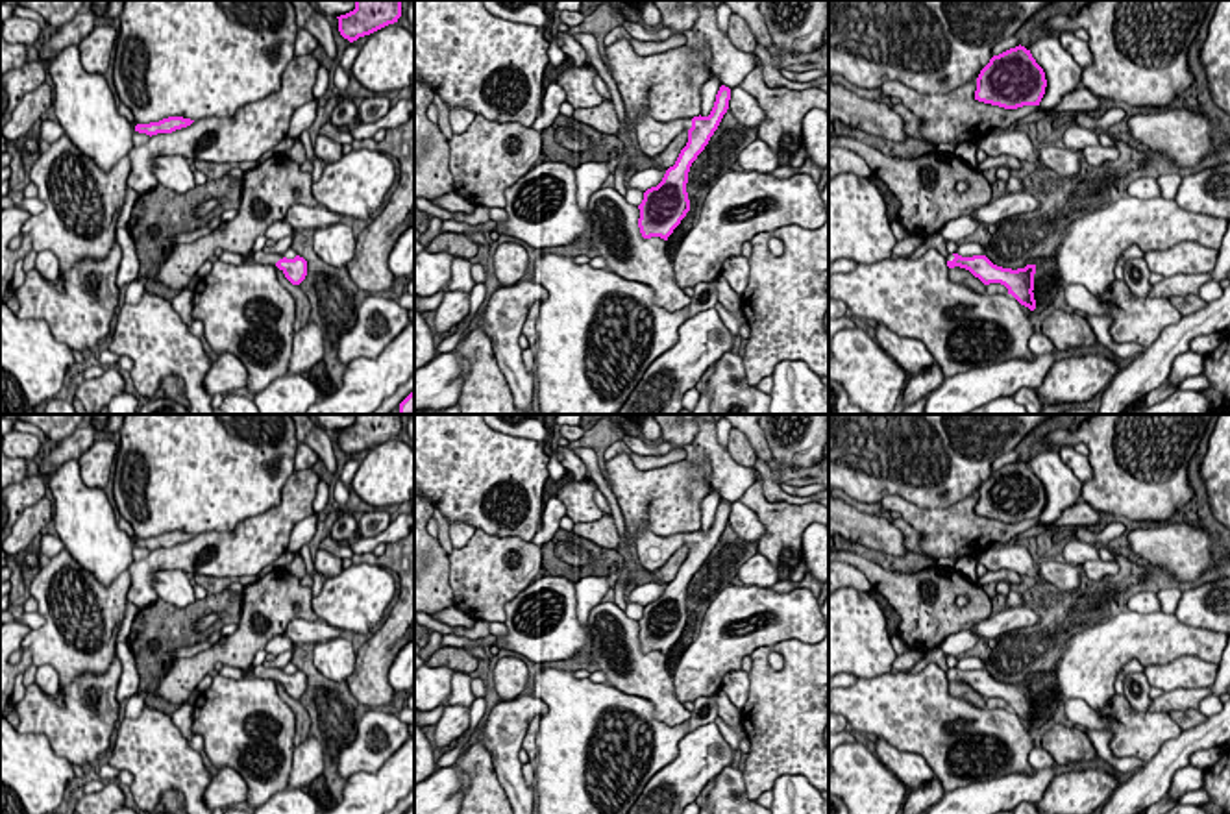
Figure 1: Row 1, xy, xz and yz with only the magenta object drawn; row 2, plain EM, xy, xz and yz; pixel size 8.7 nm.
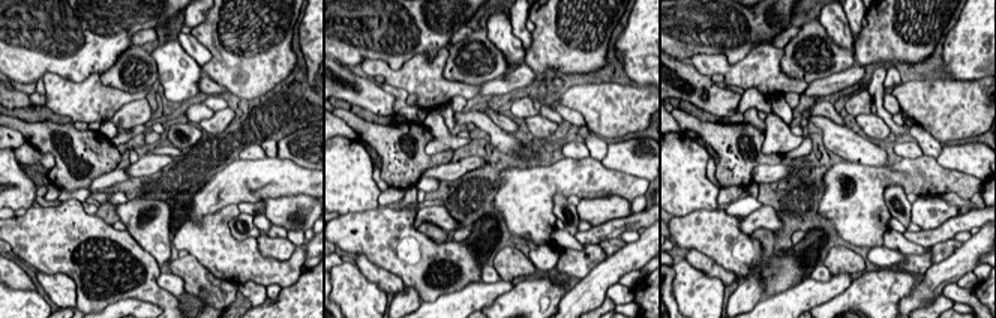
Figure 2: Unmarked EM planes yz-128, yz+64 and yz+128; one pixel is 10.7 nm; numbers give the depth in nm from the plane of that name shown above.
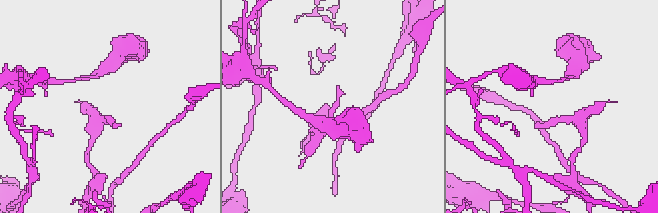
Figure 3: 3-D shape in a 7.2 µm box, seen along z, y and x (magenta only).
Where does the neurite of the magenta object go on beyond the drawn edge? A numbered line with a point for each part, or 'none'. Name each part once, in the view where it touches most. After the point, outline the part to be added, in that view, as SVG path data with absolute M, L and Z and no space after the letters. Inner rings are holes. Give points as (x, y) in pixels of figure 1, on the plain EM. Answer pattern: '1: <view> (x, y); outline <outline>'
1: xz (653, 552); outline M646 529L638 531L636 553L642 568L655 572L684 544L692 542L692 533L657 536Z

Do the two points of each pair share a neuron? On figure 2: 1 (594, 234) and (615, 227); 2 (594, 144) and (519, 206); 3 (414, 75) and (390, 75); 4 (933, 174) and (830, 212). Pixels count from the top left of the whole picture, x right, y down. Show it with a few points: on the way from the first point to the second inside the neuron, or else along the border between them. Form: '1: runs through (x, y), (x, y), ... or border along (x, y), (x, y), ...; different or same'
1: runs through (599, 233), (611, 230); same
2: border along (590, 155), (600, 161); different
3: runs through (408, 75), (396, 75); same
4: runs through (908, 174), (882, 176), (864, 185), (855, 194); same

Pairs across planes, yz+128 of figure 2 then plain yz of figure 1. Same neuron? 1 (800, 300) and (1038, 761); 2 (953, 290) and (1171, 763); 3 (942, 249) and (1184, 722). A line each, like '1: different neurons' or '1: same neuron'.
1: different neurons
2: different neurons
3: same neuron

